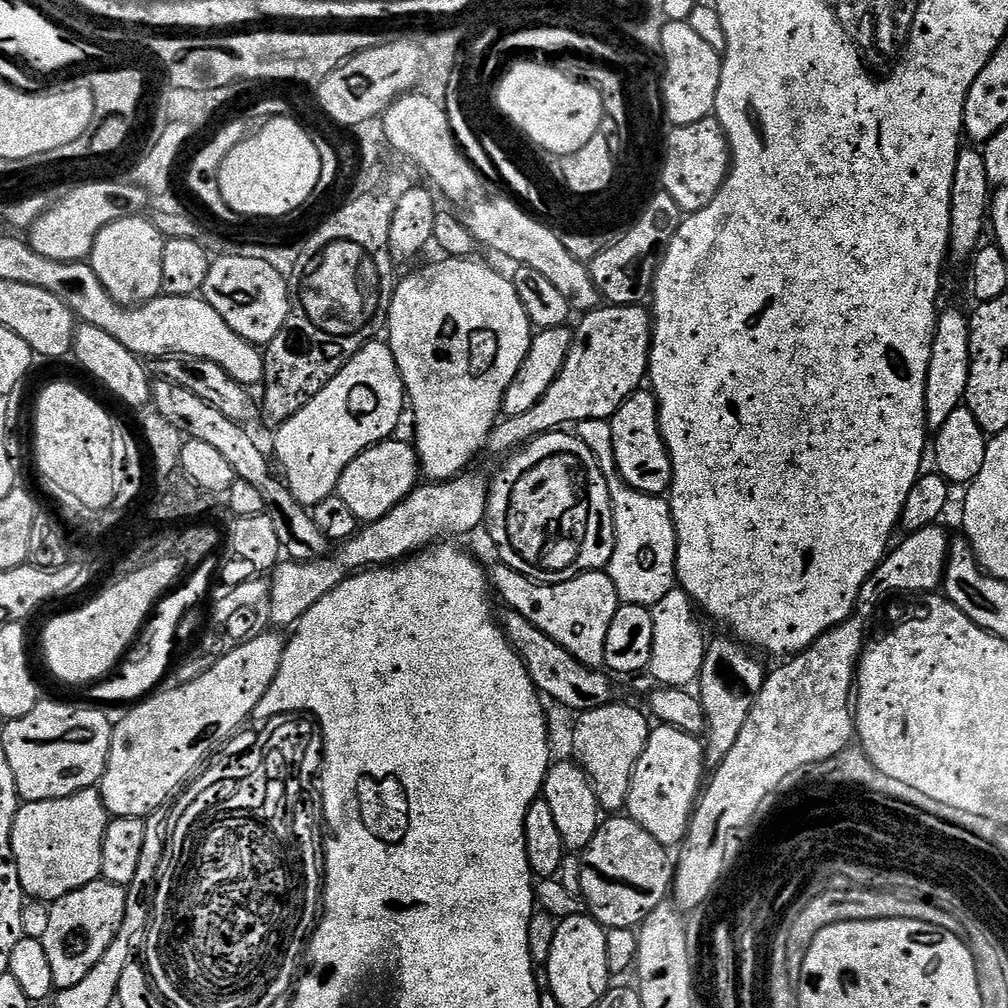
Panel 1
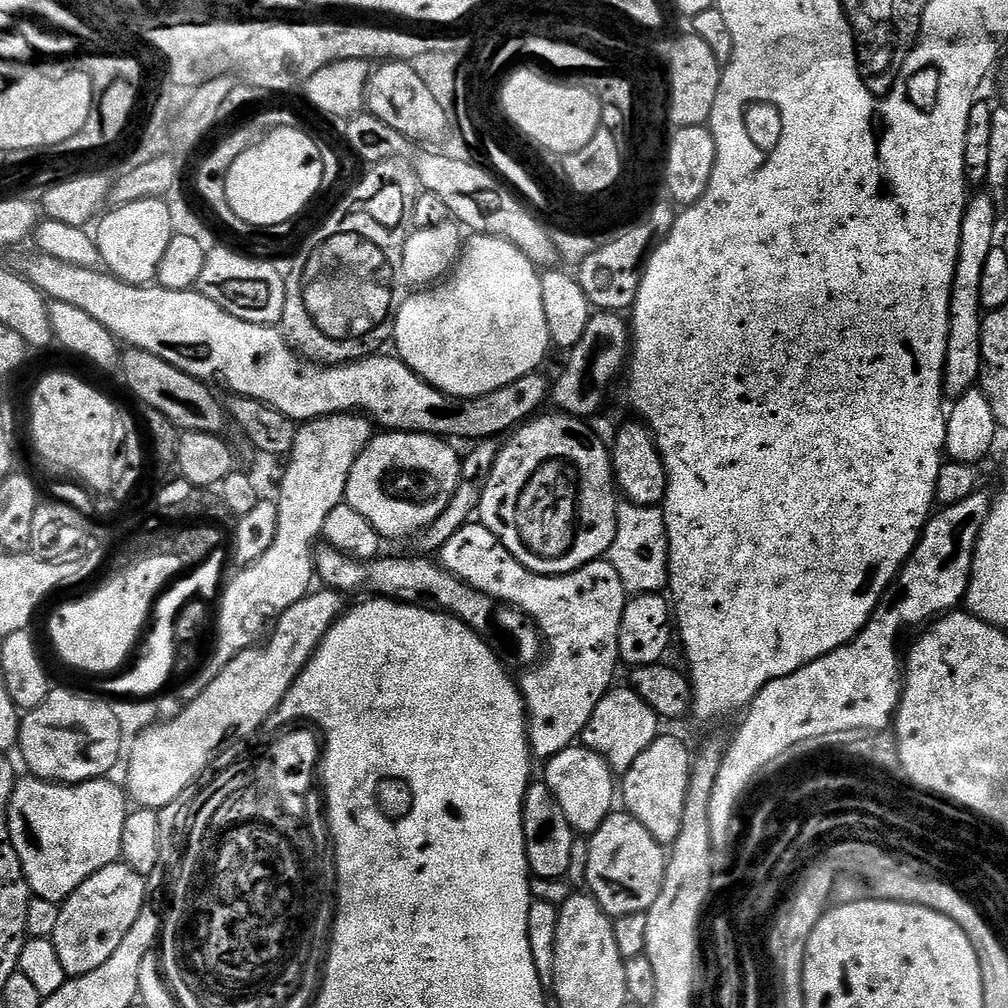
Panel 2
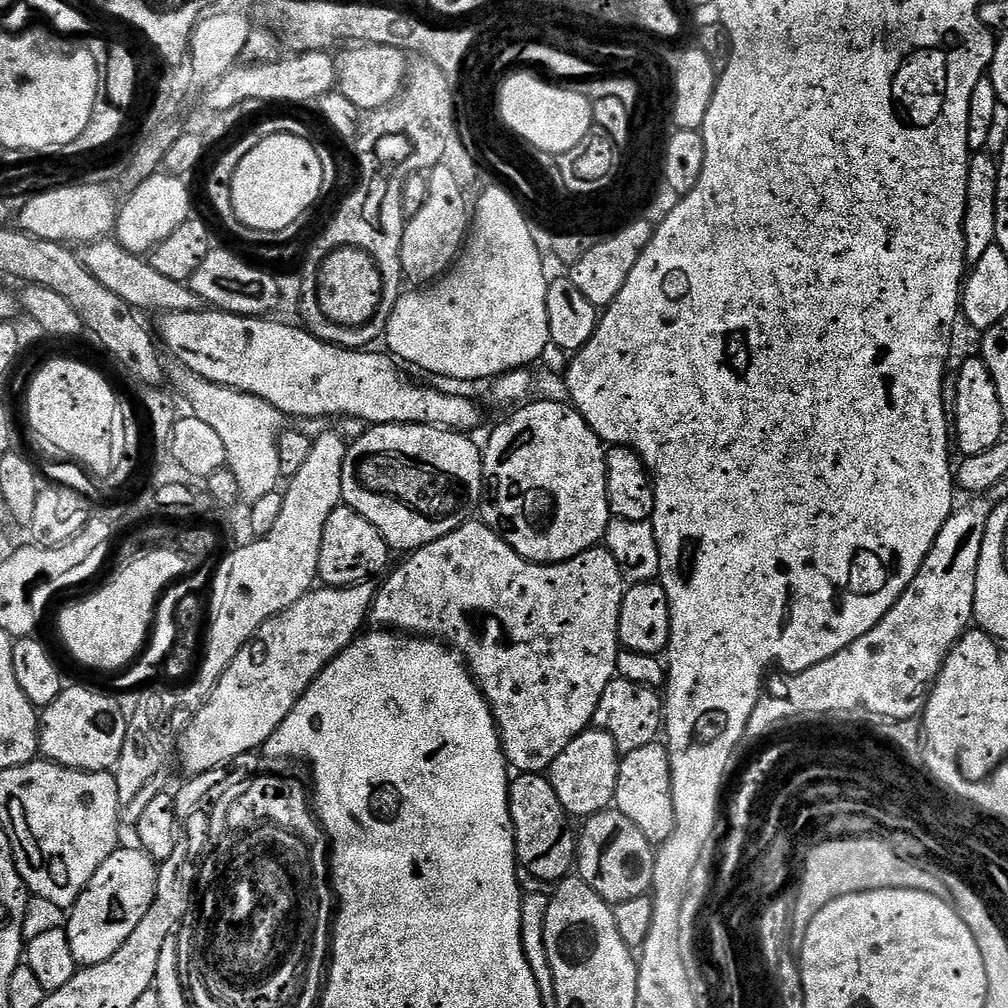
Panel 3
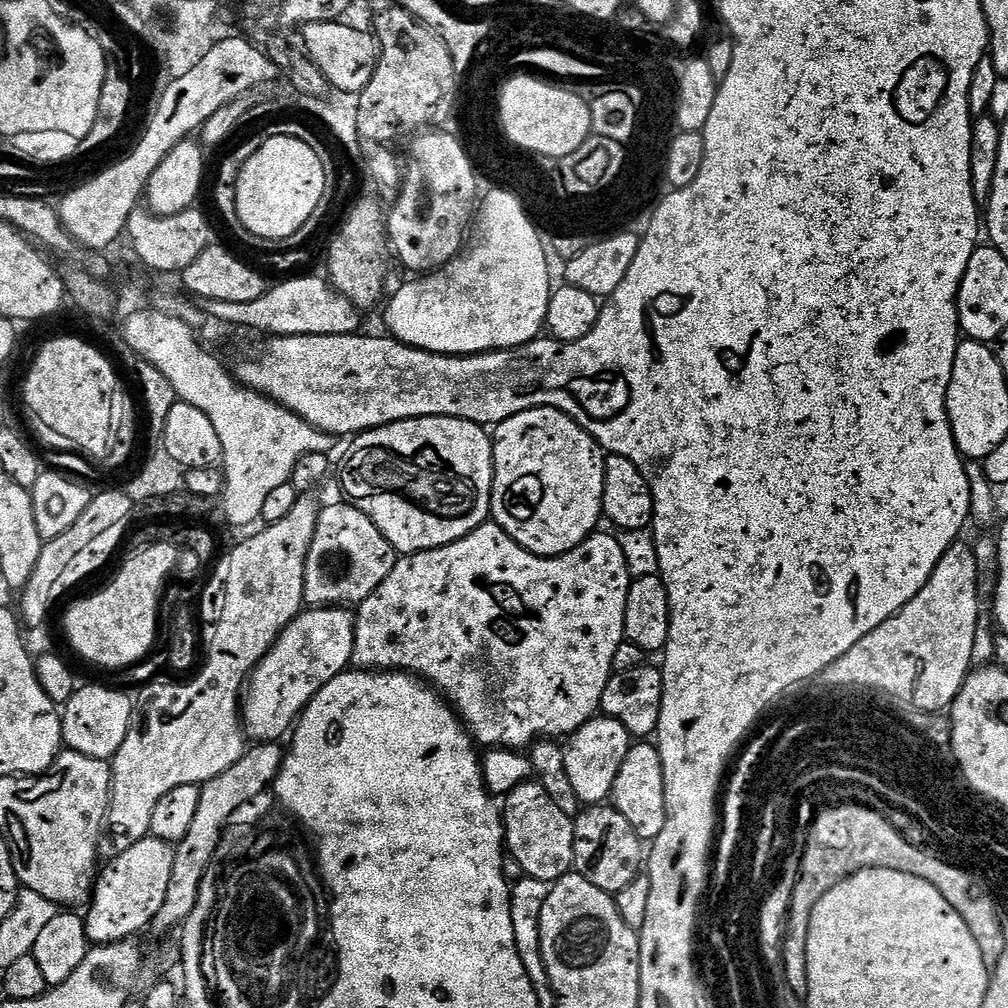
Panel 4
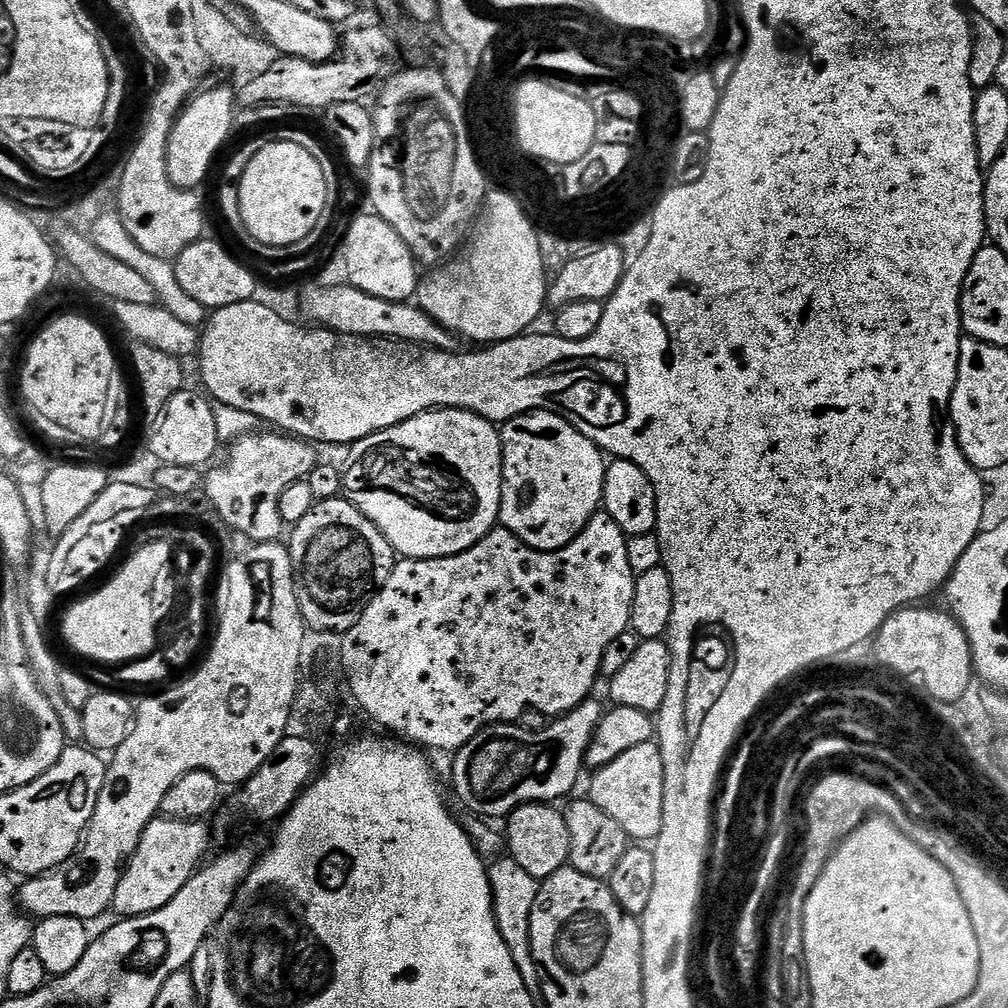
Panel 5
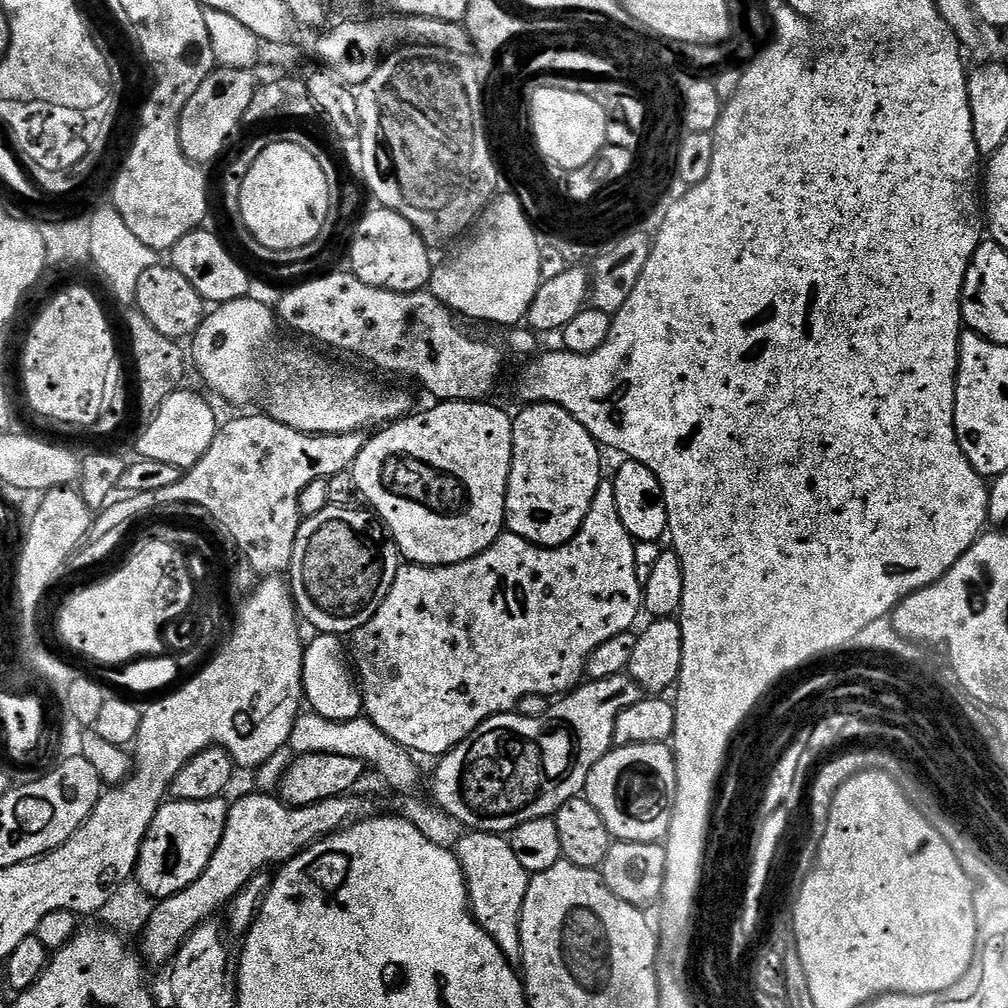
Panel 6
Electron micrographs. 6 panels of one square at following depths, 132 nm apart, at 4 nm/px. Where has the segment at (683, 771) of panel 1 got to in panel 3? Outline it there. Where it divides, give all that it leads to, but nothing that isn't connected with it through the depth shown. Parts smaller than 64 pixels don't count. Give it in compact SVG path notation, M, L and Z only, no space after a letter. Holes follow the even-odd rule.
M657 742L650 746L642 746L642 750L623 753L618 770L618 786L616 787L615 811L626 814L653 846L665 844L676 825L674 814L674 798L672 797L672 771L668 749Z

